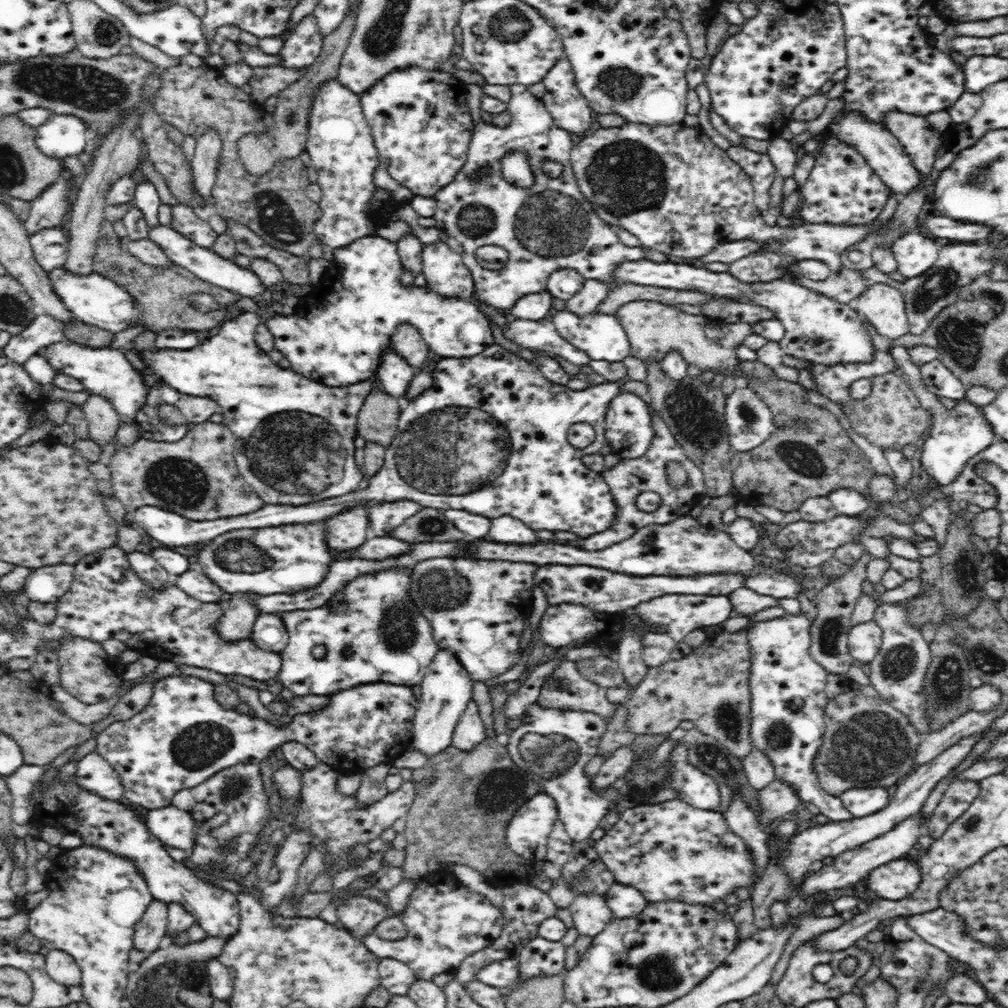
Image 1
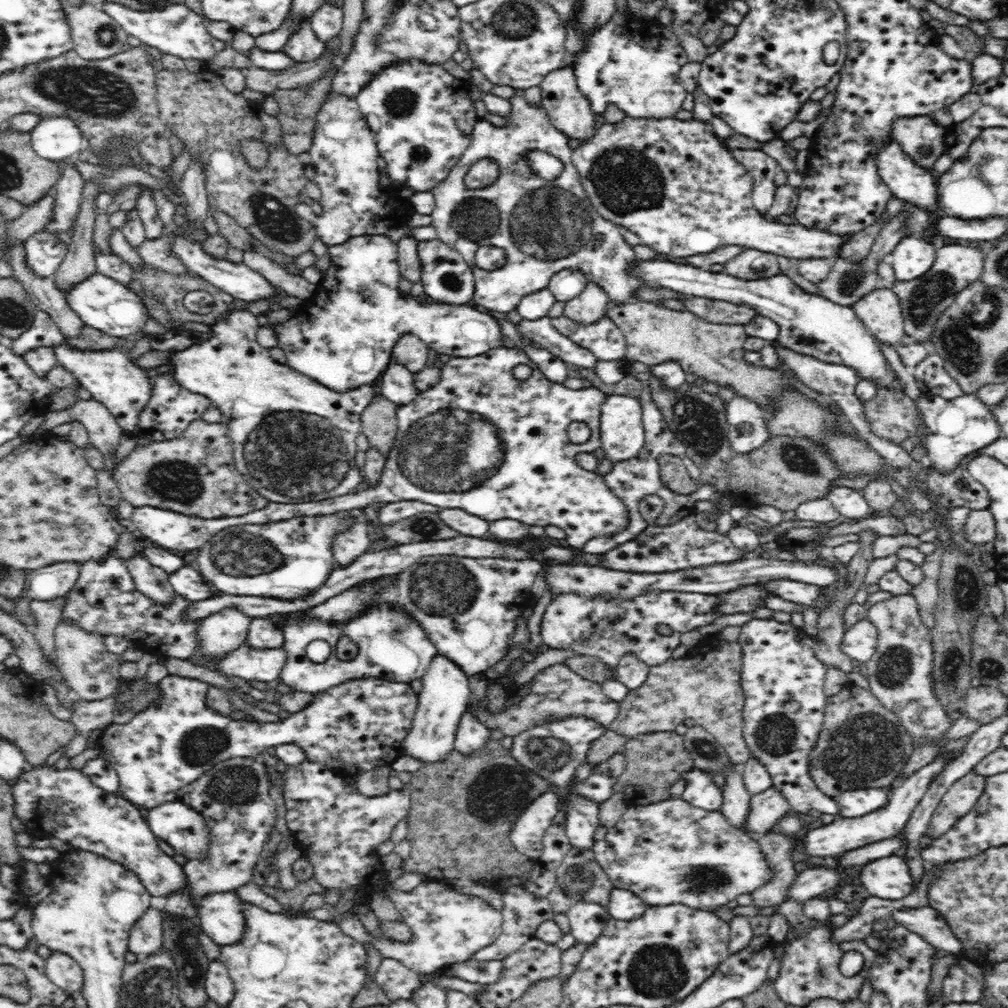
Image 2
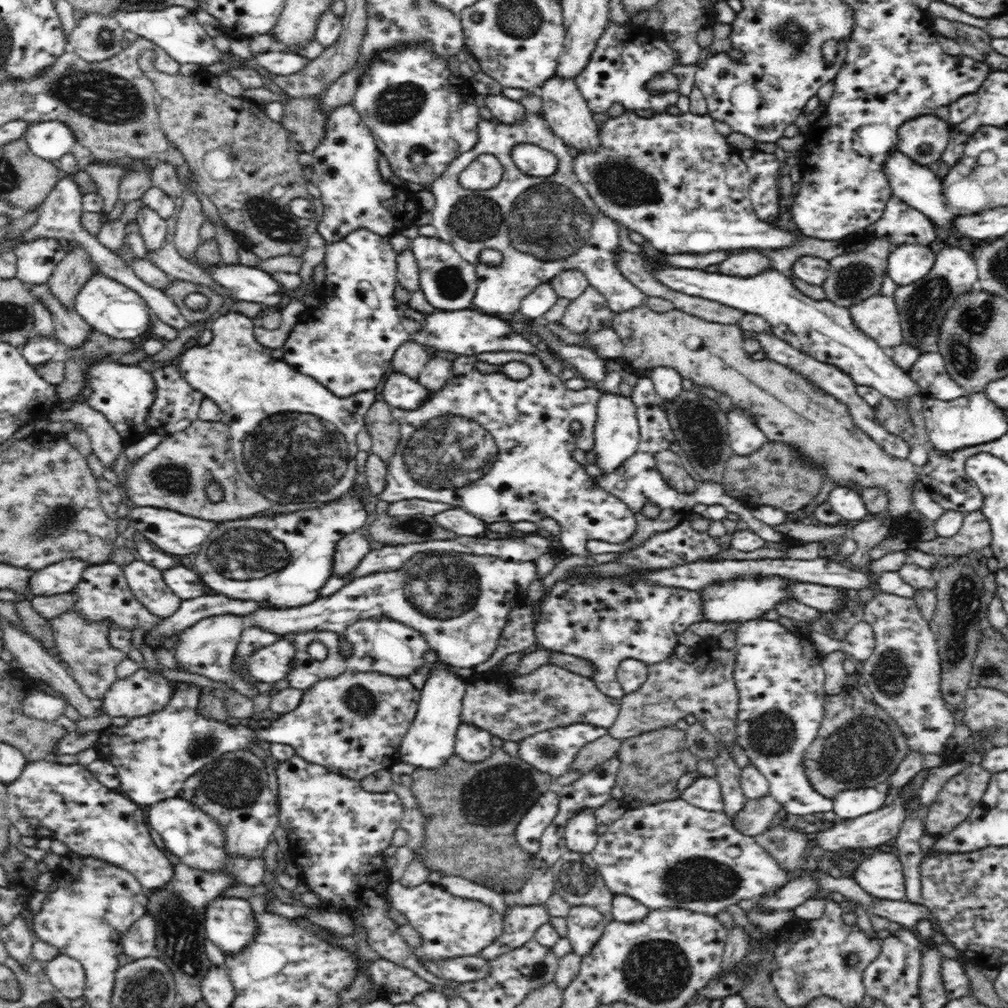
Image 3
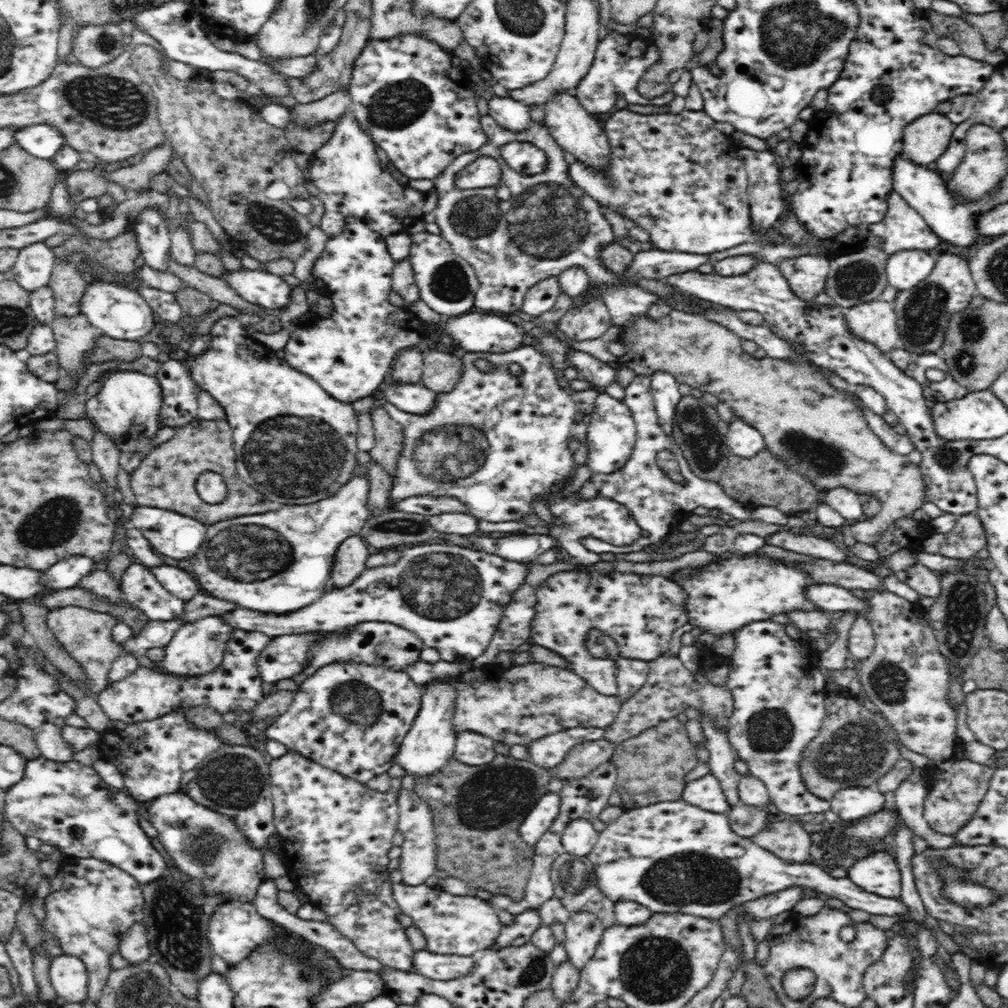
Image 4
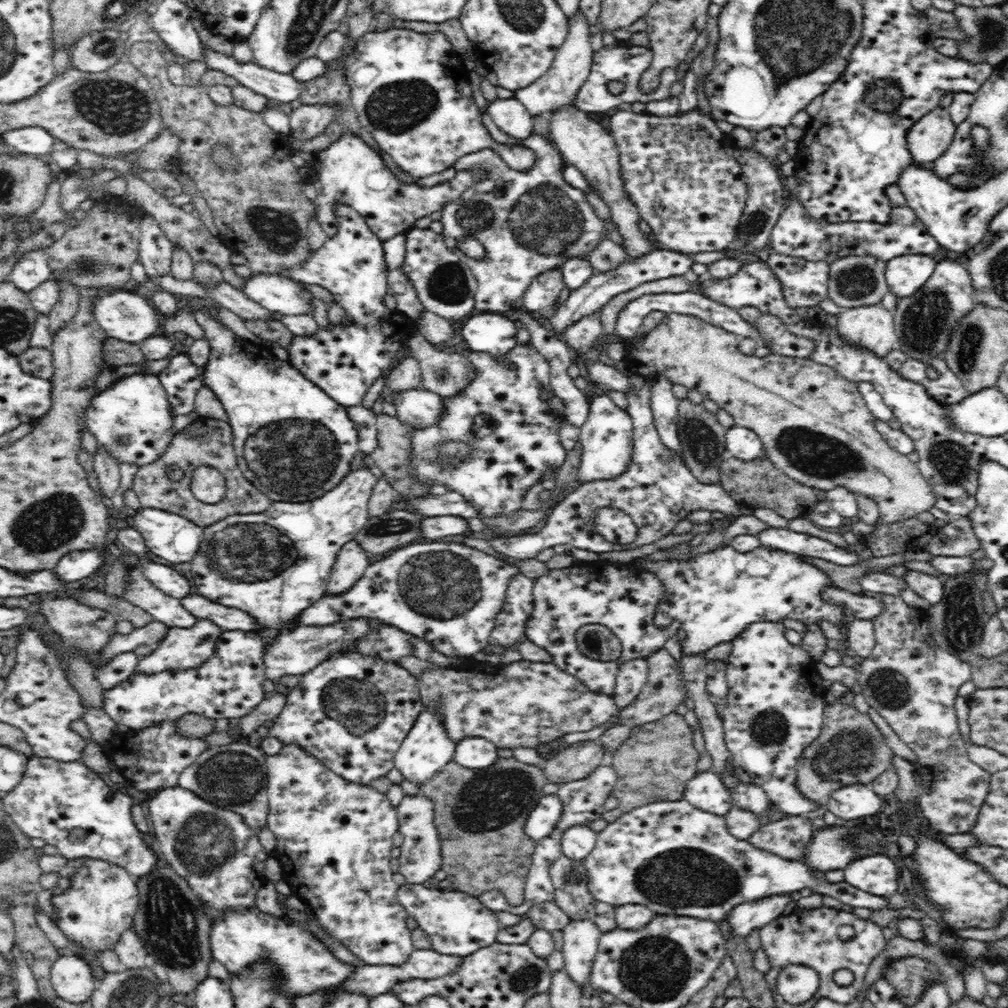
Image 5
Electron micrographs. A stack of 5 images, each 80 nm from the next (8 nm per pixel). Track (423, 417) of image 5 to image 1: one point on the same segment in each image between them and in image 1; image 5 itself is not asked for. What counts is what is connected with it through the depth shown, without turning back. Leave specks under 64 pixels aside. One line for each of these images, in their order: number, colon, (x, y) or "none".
1: (394, 374)
2: (398, 384)
3: (400, 391)
4: (414, 398)

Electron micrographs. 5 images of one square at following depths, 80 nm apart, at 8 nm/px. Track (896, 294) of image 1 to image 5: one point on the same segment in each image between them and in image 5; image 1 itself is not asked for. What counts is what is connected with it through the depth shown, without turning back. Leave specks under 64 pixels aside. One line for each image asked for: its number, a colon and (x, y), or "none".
2: (880, 311)
3: (878, 317)
4: (875, 321)
5: (871, 327)

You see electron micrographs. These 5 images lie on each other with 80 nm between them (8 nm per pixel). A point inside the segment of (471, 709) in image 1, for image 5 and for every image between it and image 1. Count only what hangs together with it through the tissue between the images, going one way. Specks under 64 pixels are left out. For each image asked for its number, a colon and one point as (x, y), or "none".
2: (471, 736)
3: (472, 744)
4: (473, 749)
5: (474, 752)

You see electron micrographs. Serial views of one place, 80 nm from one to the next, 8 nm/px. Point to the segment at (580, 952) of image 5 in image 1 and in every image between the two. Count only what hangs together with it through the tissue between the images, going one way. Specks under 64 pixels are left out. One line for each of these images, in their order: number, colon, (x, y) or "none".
1: (590, 913)
2: (586, 919)
3: (585, 925)
4: (583, 930)

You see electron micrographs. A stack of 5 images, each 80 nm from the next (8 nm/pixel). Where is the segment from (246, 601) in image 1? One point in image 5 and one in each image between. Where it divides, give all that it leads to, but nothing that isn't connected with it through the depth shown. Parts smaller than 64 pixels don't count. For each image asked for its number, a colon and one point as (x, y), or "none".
2: (220, 634)
3: (208, 648)
4: (198, 648)
5: (182, 648)

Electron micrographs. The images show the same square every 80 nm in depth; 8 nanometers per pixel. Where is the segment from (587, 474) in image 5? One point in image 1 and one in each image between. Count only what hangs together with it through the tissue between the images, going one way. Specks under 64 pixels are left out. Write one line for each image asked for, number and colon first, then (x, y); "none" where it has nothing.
1: (628, 429)
2: (622, 435)
3: (617, 434)
4: (611, 431)

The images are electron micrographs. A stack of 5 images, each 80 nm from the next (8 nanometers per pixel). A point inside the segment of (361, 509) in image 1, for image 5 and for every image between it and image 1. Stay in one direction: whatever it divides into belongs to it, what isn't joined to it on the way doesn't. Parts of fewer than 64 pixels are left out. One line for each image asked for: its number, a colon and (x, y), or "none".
2: (348, 545)
3: (349, 551)
4: (350, 559)
5: (351, 562)

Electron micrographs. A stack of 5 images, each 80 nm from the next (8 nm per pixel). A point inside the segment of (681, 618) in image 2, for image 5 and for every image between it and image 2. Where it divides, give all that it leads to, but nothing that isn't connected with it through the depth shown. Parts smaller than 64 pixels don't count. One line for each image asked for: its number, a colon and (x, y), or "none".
3: (605, 621)
4: (590, 618)
5: (591, 618)

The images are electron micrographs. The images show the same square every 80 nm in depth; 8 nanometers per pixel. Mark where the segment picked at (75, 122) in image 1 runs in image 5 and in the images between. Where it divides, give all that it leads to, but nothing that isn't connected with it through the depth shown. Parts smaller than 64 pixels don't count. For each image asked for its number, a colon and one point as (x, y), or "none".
2: (58, 139)
3: (52, 140)
4: (43, 141)
5: (34, 141)

